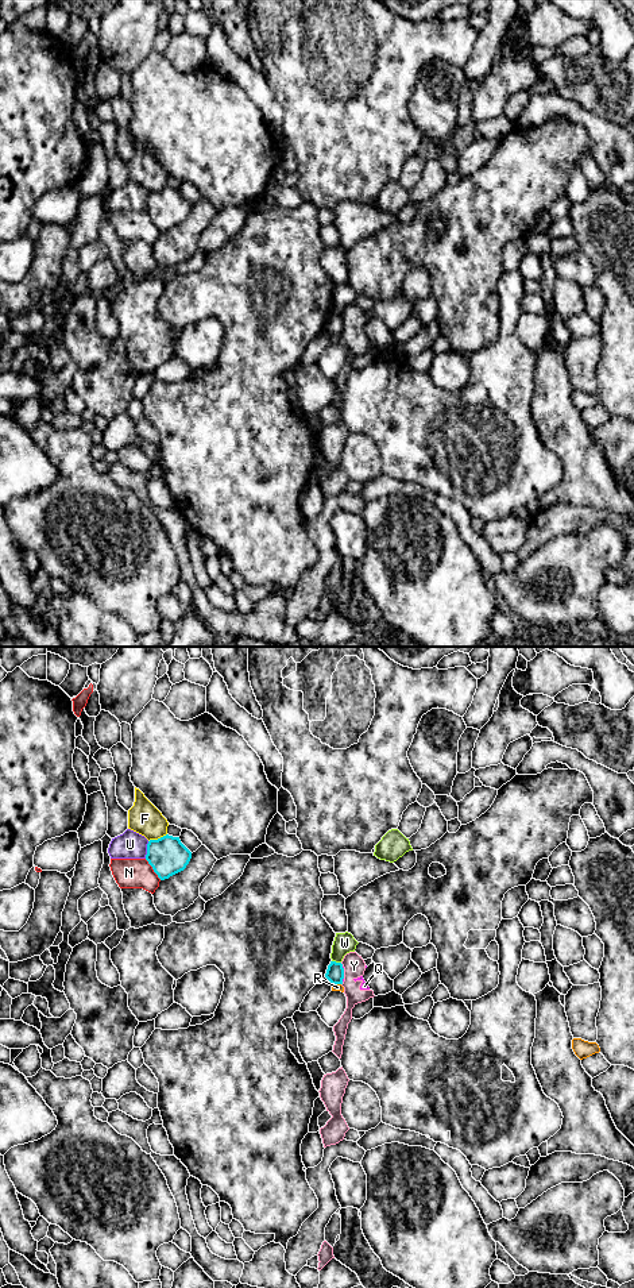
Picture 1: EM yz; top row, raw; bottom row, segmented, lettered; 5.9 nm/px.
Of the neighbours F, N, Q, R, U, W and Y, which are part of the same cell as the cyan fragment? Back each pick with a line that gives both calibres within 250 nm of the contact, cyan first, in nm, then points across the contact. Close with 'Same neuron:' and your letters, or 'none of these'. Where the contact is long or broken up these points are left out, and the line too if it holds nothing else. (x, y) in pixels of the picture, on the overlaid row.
Same neuron: none of these

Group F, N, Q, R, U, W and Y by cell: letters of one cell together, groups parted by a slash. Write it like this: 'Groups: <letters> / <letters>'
Groups: F / N / Q Y / R / U / W

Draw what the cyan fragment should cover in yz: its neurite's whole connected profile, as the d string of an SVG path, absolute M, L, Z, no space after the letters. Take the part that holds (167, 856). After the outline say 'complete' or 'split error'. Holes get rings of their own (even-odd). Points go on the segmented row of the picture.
M163 836L150 840L146 860L161 880L183 871L192 859L192 852L181 842L179 837Z; complete

